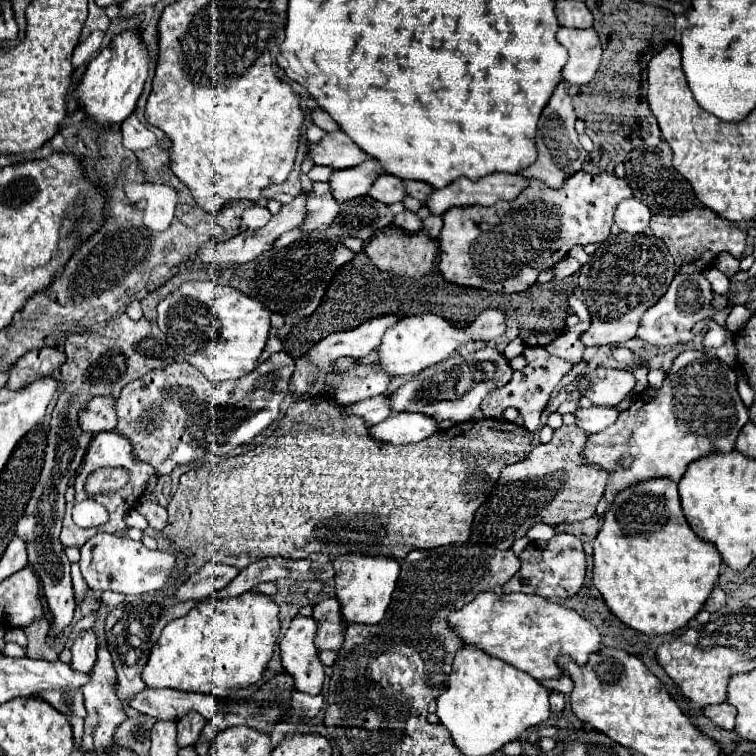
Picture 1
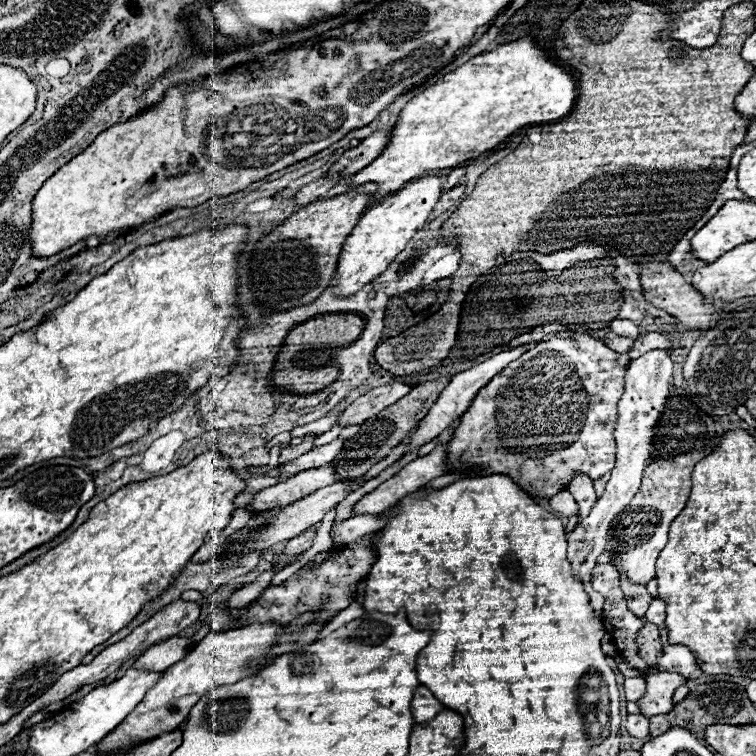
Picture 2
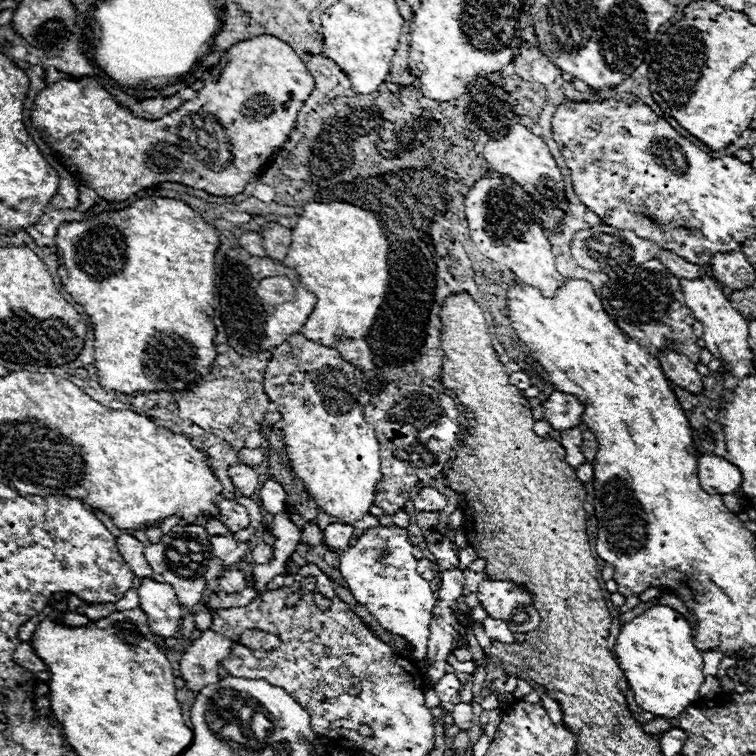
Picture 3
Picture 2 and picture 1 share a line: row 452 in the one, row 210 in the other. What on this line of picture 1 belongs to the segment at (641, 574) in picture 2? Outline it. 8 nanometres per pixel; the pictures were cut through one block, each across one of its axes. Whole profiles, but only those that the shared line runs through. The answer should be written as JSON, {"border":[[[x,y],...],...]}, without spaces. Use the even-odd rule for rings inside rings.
{"border":[[[700,204],[684,214],[674,214],[674,216],[654,214],[650,220],[650,230],[654,232],[654,236],[662,236],[664,244],[668,246],[680,270],[692,266],[694,272],[704,272],[708,266],[714,264],[714,260],[722,252],[728,252],[734,258],[742,258],[746,248],[746,232],[742,228],[738,228],[736,224],[724,218],[718,218],[716,214],[712,214],[708,208]]]}

